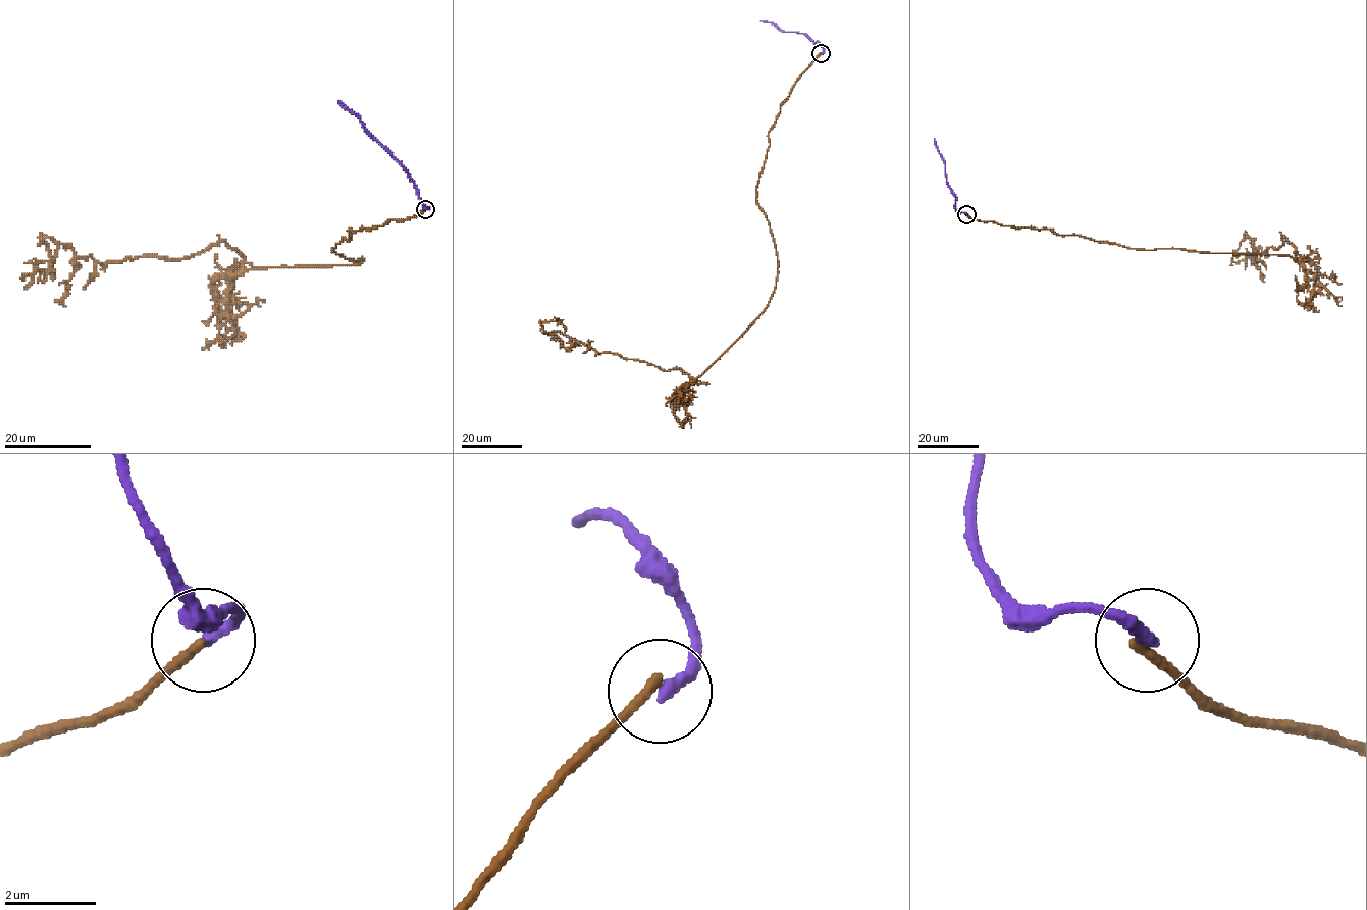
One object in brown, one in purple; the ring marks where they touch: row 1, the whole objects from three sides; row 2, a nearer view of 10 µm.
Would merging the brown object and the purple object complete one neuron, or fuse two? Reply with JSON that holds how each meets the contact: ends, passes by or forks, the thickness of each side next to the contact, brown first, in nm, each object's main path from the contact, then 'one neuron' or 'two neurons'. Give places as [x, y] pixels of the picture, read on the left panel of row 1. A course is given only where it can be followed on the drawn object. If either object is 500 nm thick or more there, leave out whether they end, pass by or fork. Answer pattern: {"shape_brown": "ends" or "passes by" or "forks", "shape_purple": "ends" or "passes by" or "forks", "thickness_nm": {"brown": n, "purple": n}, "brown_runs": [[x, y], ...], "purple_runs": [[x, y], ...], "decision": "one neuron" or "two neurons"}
{"shape_brown": "ends", "shape_purple": "ends", "thickness_nm": {"brown": 220, "purple": 280}, "brown_runs": [[425, 209], [350, 230], [356, 263], [244, 272], [222, 242], [103, 265], [45, 238], [21, 276]], "purple_runs": [[425, 209], [428, 206], [421, 202], [414, 182], [404, 167], [372, 137], [357, 115], [337, 101]], "decision": "two neurons"}

